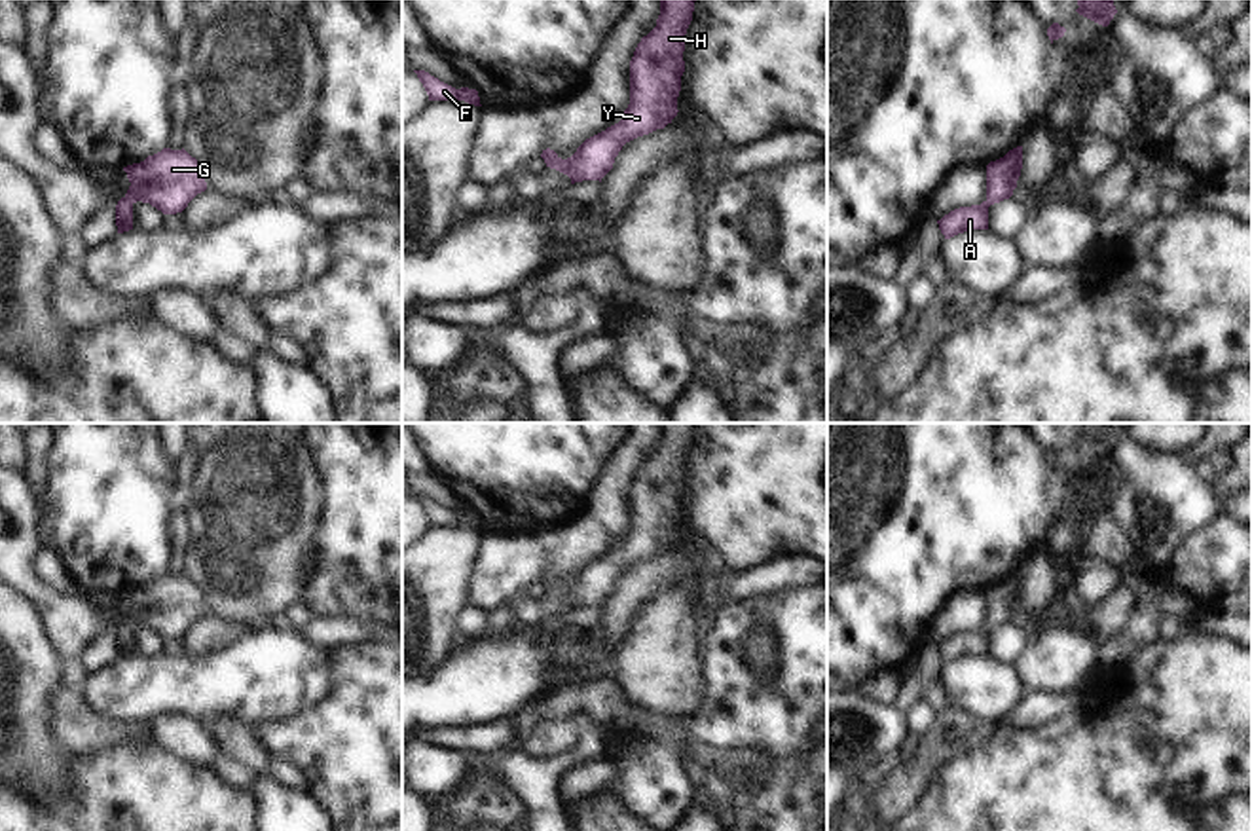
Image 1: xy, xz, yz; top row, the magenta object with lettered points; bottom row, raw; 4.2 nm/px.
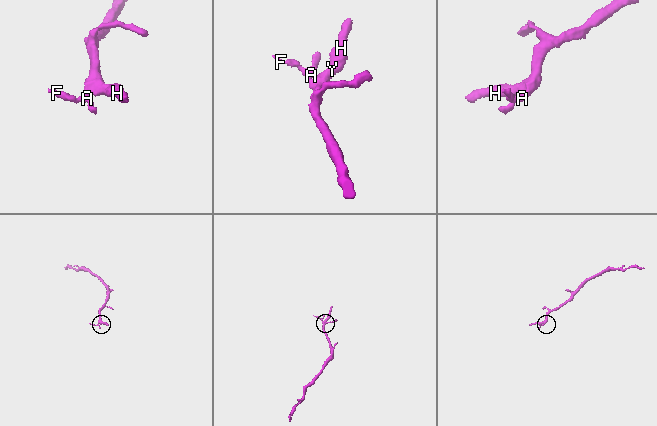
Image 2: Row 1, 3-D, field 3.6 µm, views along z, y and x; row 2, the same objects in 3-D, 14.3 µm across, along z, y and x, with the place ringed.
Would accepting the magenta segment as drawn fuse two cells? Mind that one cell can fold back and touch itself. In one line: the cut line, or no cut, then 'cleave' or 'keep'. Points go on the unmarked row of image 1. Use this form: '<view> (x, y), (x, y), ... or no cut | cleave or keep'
no cut | keep

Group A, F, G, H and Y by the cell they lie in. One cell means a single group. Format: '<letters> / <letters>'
A F G H Y

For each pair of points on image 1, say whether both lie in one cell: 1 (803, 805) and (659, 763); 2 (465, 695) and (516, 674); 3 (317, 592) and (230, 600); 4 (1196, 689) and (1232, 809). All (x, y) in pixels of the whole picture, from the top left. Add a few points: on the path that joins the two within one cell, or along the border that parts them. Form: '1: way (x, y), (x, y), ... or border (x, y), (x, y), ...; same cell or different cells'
1: way (767, 801), (752, 786), (721, 769), (695, 763); same cell
2: way (478, 683), (503, 676); same cell
3: border (315, 551), (315, 562), (300, 600); different cells
4: border (1232, 794), (1196, 811); different cells

